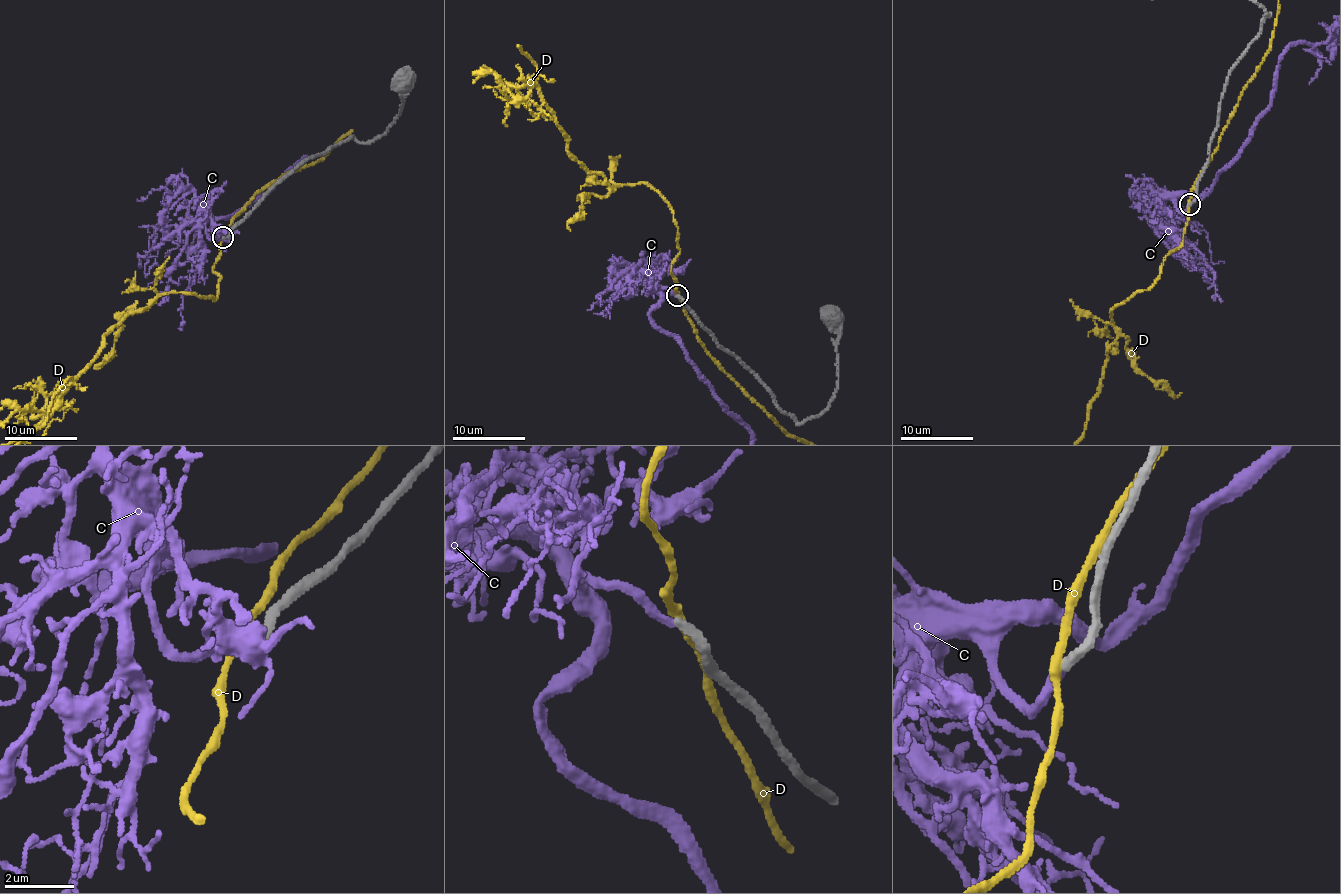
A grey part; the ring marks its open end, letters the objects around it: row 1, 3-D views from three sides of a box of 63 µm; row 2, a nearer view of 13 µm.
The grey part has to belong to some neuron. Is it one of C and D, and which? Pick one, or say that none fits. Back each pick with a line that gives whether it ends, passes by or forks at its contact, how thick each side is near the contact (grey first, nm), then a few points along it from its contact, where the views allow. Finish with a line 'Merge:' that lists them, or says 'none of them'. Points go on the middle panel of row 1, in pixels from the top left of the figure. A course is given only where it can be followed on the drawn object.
C: it ends; calibres 280 and 280 nm; course (676, 295), (658, 286), (660, 303), (650, 318), (677, 342), (750, 436)
Merge: C

